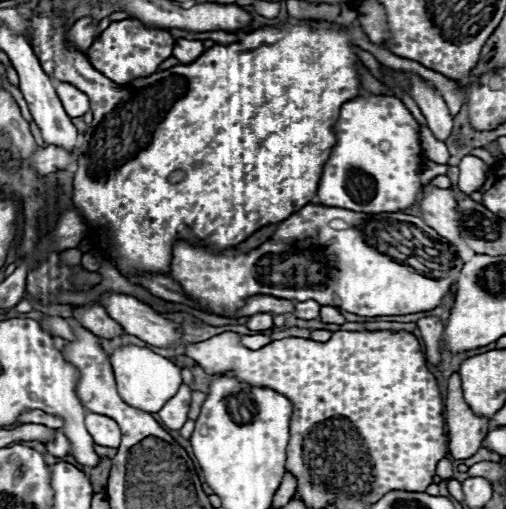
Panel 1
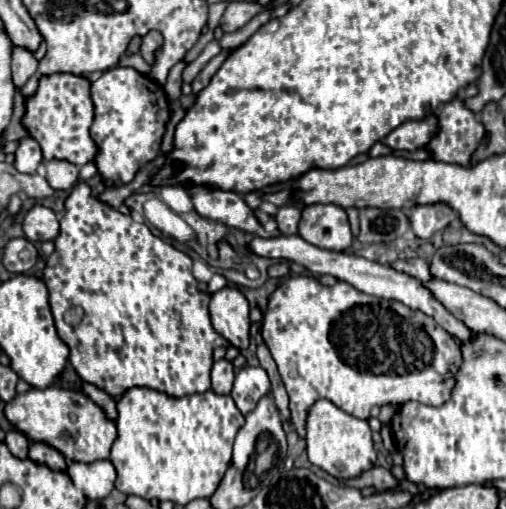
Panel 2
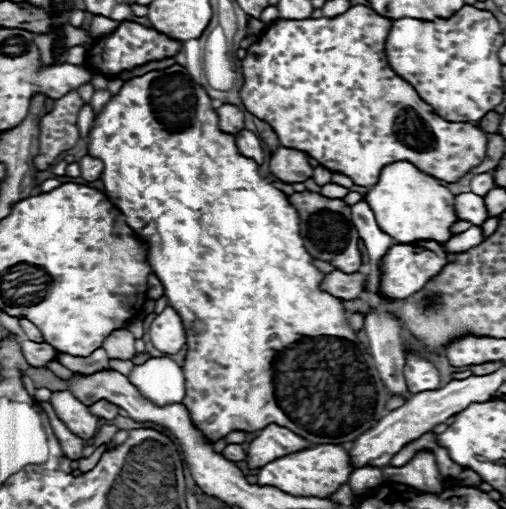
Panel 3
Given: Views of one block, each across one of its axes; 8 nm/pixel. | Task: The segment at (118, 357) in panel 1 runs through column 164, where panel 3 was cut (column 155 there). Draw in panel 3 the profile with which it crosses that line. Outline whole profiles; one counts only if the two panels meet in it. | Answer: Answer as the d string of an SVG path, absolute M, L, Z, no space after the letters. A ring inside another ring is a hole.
M150 358L142 366L134 366L128 380L148 400L164 406L168 402L182 402L186 396L186 378L182 368L166 358Z

